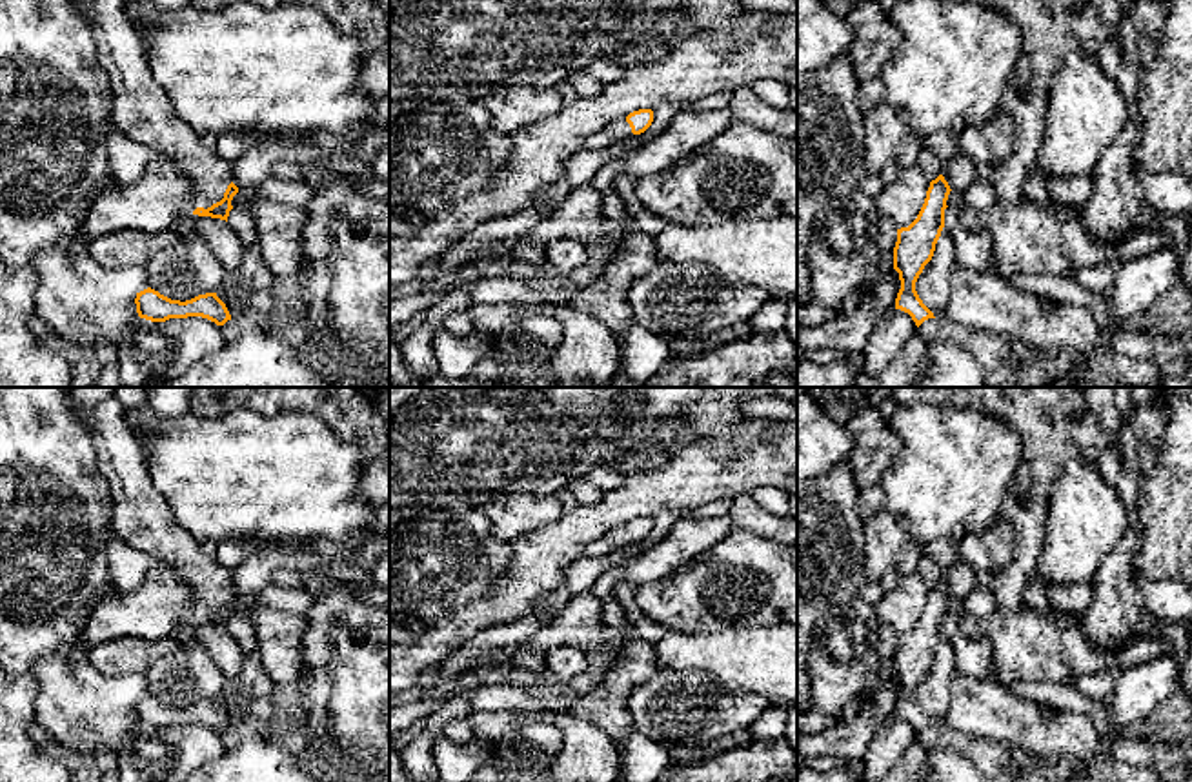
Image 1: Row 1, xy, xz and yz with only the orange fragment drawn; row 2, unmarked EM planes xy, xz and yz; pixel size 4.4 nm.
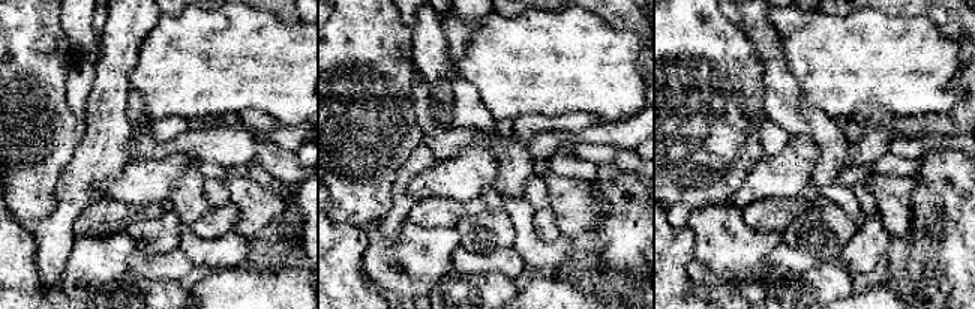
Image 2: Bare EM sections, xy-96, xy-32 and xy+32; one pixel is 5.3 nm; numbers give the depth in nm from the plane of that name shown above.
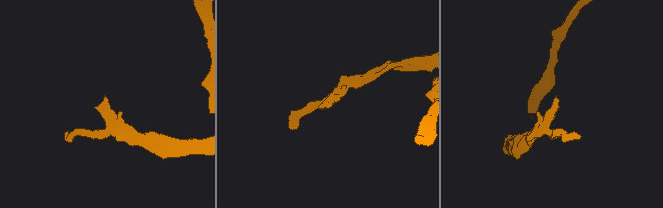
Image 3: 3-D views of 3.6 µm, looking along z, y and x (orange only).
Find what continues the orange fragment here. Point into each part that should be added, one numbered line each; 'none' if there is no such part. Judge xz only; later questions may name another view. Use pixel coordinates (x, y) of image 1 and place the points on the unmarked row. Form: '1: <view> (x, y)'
1: xz (619, 537)

